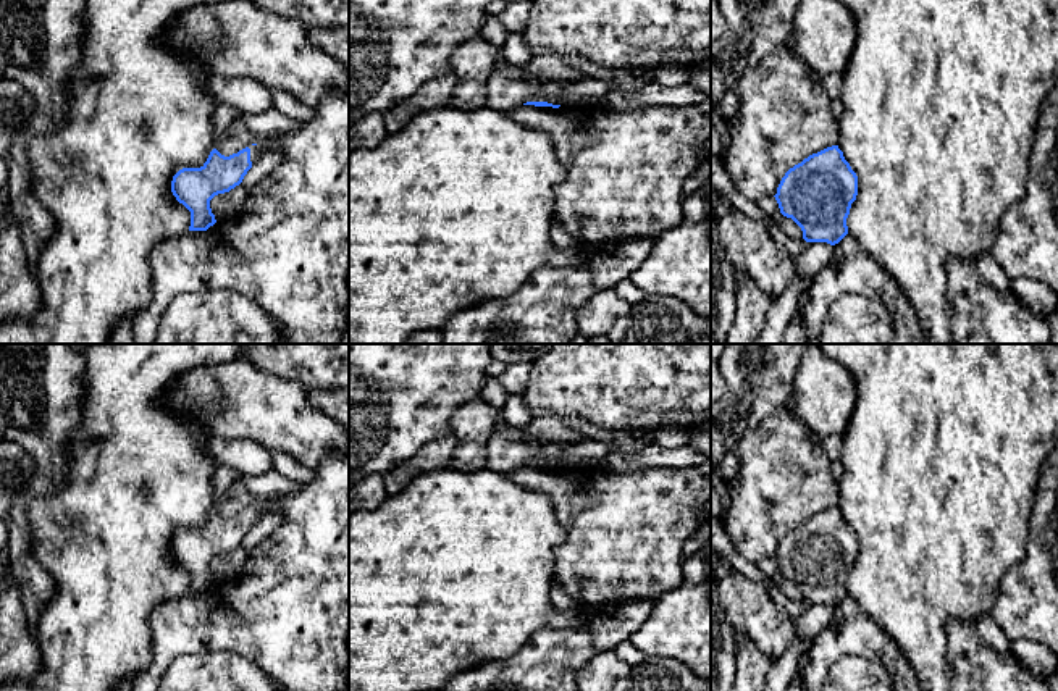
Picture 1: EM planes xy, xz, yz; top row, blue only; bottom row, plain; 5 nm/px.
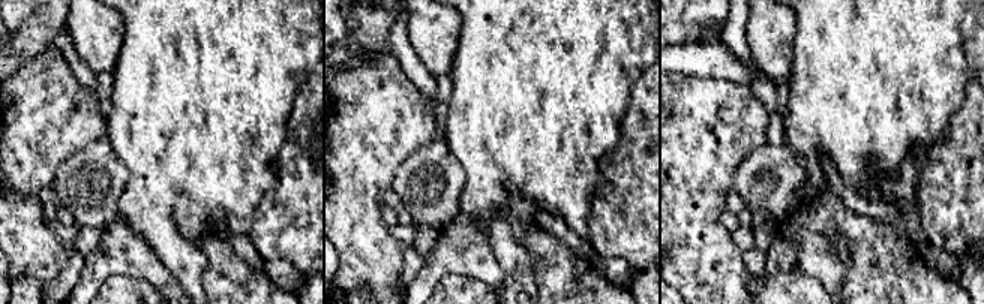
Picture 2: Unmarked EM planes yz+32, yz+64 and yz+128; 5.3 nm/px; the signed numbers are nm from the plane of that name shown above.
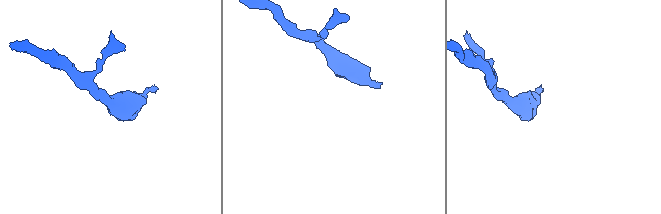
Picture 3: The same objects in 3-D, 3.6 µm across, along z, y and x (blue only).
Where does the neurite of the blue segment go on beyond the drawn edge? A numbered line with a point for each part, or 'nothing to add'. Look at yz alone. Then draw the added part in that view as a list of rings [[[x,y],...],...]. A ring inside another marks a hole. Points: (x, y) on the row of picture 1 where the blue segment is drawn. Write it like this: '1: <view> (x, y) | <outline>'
nothing to add

